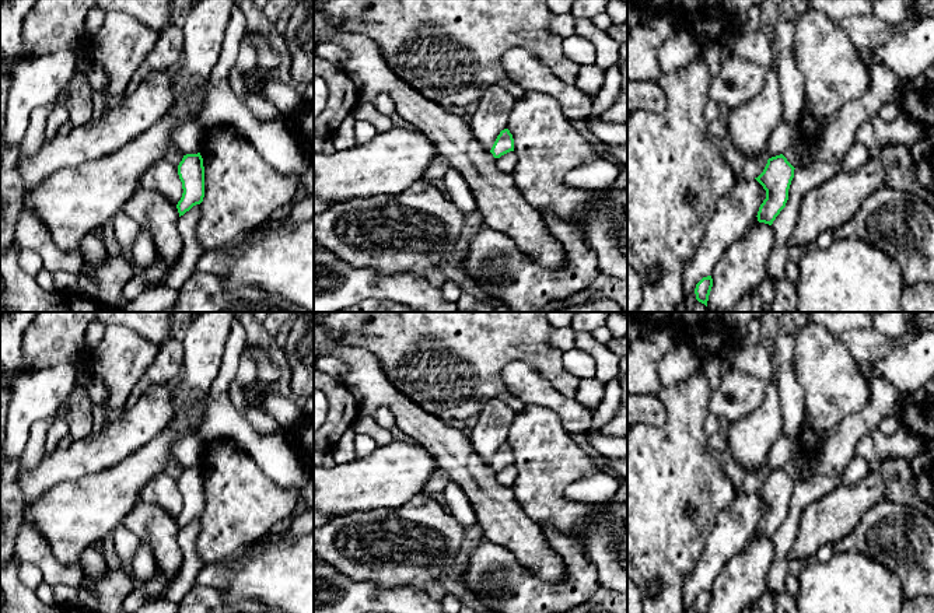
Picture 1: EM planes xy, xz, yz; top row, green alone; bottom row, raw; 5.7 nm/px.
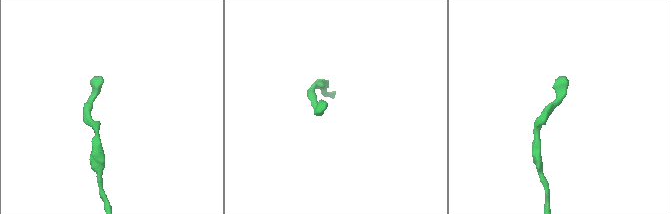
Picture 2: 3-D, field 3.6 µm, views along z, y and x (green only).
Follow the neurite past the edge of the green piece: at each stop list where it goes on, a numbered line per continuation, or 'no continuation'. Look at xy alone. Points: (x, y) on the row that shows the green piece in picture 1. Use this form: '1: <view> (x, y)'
1: xy (192, 249)

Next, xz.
1: xz (506, 163)

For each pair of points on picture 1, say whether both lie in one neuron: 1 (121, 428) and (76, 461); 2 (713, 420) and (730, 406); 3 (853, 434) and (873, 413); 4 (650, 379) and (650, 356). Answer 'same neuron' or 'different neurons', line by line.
1: same neuron
2: different neurons
3: same neuron
4: same neuron

